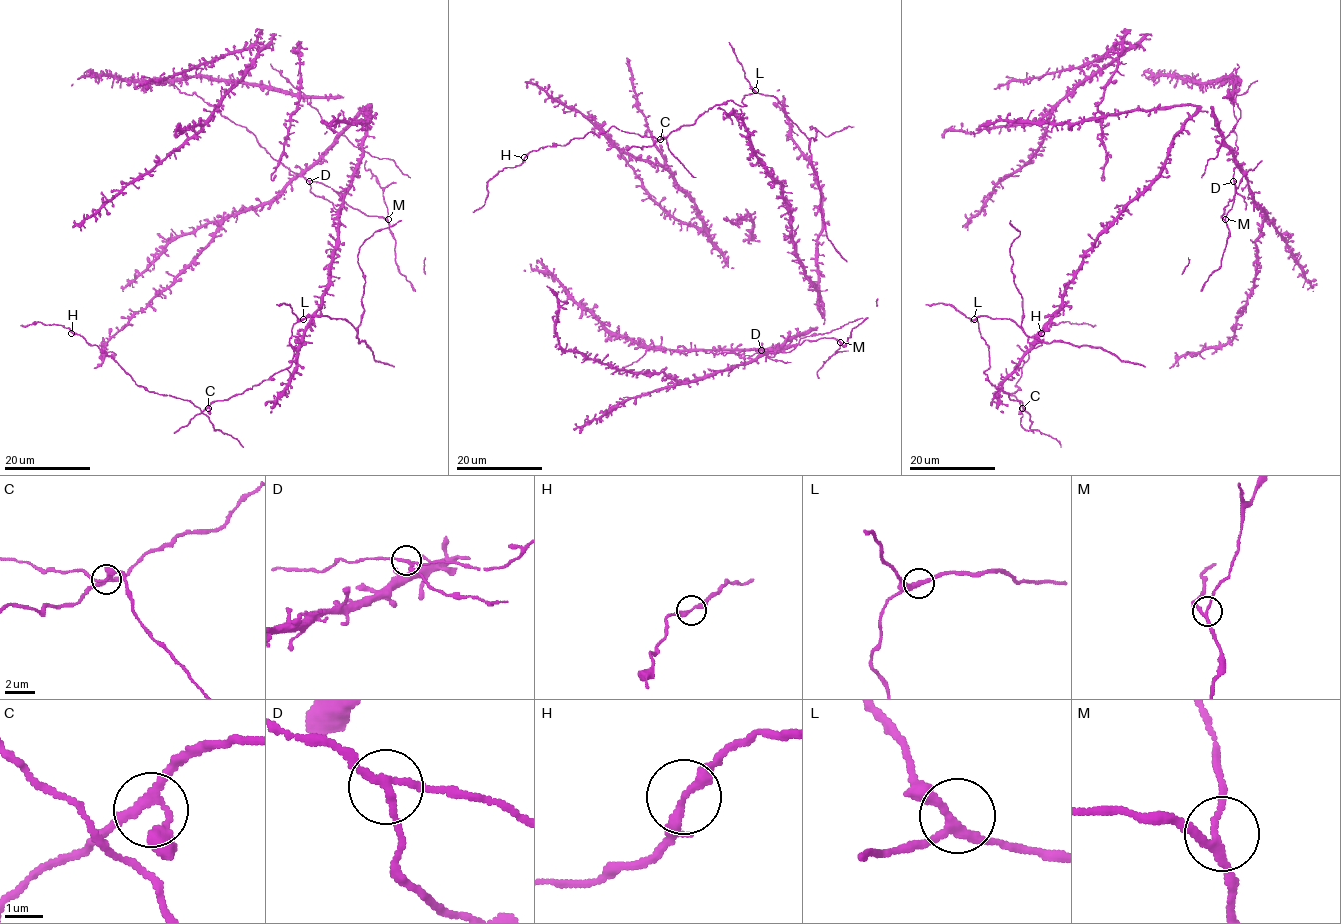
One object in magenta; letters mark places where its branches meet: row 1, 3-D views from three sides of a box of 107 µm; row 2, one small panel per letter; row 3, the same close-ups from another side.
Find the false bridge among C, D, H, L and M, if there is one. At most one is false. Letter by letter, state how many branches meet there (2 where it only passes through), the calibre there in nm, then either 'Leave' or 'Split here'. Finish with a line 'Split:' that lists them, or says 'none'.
C: Branches: 3. Thickness 200 nm. Leave
D: Branches: 3. Thickness 170 nm. Split here
H: Branches: 3. Thickness 200 nm. Leave
L: Branches: 3. Thickness 240 nm. Leave
M: Branches: 3. Thickness 180 nm. Leave
Split: D

